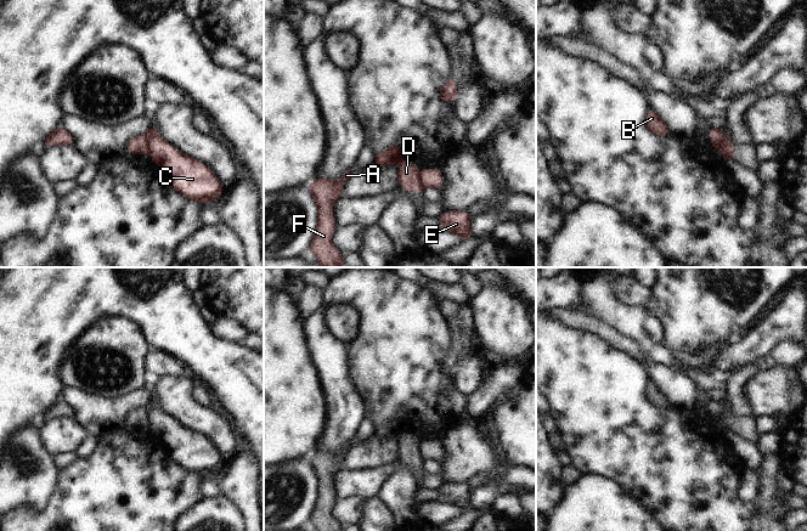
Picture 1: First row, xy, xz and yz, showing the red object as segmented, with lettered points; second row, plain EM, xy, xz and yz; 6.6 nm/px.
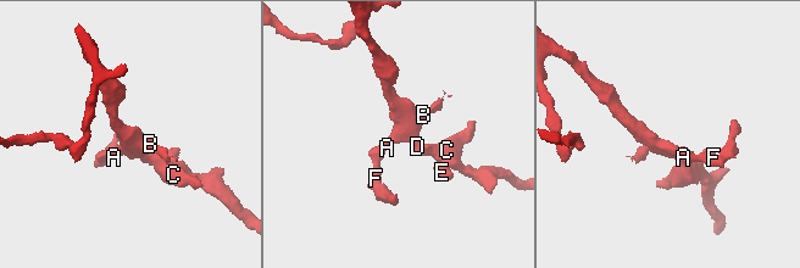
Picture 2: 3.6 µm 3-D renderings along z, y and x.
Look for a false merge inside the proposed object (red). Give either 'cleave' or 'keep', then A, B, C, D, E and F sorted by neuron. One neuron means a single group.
cleave; groups A B D F / C E

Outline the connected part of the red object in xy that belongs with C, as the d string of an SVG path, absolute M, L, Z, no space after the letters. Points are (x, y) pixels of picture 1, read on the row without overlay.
M153 396L143 409L152 433L160 439L174 462L199 475L207 475L220 469L225 459L210 441L165 414Z

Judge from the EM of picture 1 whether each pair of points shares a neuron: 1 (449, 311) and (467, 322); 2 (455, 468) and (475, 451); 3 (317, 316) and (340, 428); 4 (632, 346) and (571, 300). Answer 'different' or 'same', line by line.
1: different
2: same
3: same
4: different

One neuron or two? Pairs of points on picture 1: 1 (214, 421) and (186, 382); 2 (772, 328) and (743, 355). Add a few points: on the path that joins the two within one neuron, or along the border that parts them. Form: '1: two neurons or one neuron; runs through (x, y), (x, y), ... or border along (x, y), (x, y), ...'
1: one neuron; runs through (202, 418), (186, 402), (186, 394)
2: one neuron; runs through (765, 335), (750, 348)

